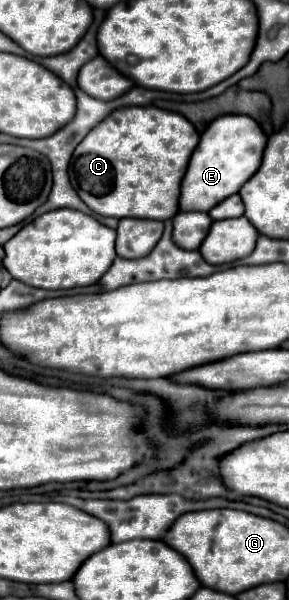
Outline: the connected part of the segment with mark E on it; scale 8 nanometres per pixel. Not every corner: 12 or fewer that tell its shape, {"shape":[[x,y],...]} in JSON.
{"shape":[[246,114],[218,116],[182,180],[180,210],[208,212],[256,174],[266,148]]}

